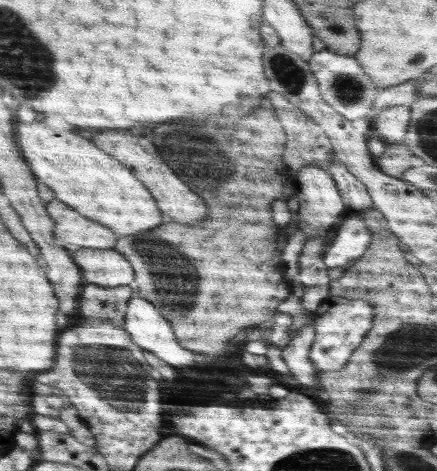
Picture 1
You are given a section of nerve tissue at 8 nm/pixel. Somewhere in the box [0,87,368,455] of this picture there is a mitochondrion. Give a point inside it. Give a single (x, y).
(205, 160)

